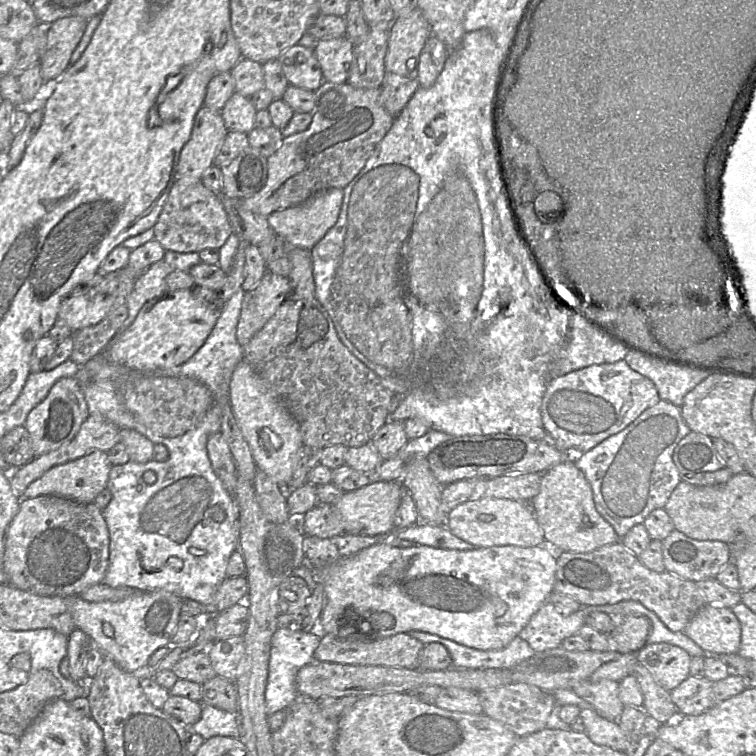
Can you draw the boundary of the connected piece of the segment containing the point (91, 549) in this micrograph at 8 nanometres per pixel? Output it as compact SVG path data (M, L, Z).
M53 495L21 498L19 511L9 524L5 536L5 584L41 596L77 596L90 586L102 583L108 563L109 531L102 510L93 502L80 503Z

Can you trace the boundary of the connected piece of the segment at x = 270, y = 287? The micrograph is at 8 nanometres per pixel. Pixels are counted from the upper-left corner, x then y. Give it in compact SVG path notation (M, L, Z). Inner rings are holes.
M266 271L253 290L244 292L236 331L237 340L242 347L263 328L290 293L289 278L269 271Z

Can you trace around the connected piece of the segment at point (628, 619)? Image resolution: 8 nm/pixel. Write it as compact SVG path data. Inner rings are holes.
M609 616L615 628L609 634L613 650L620 653L636 653L644 645L649 634L649 622L644 616Z

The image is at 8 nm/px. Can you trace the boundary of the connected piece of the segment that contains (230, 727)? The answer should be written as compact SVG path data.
M203 705L200 720L190 729L204 740L215 736L240 738L238 714Z

